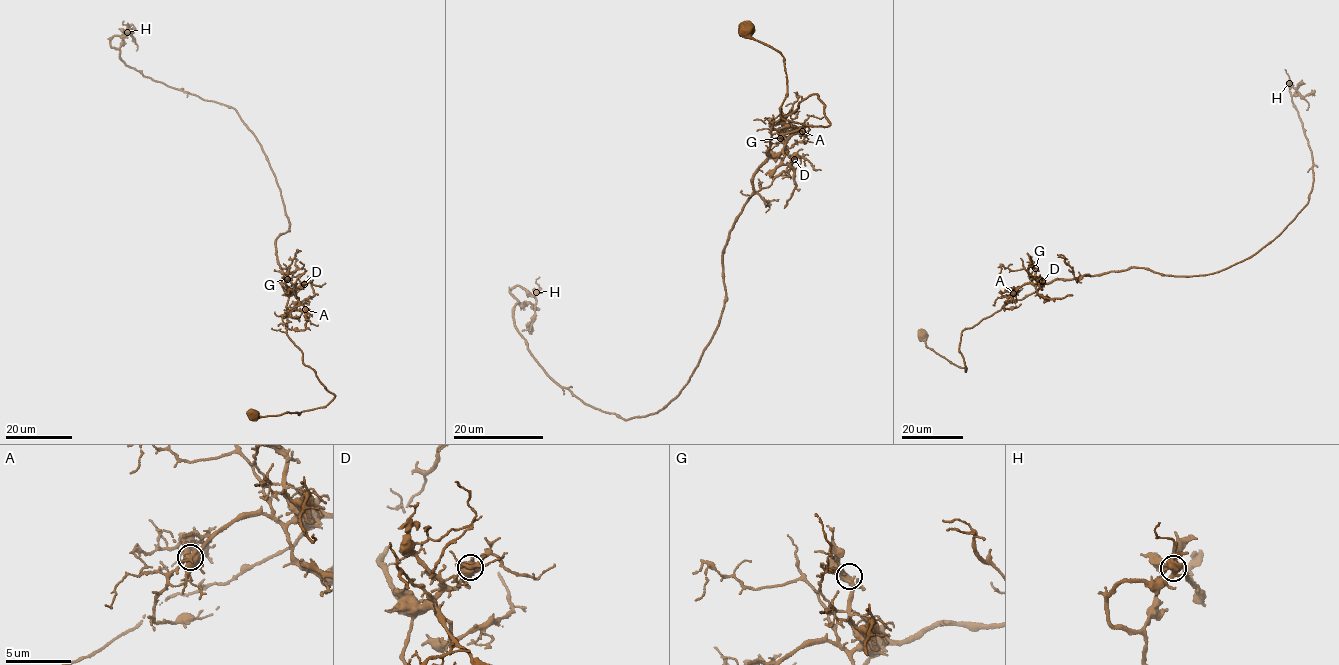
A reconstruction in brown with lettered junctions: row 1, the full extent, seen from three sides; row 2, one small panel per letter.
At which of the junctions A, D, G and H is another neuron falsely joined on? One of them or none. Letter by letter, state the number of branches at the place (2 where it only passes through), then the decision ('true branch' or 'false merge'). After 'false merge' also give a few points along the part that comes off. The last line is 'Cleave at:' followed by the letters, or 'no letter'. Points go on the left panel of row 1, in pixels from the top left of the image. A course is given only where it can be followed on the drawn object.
A: 6 branches meet; false merge; foreign part runs (305, 309), (304, 330), (289, 329), (285, 325)
D: 6 branches meet; true branch
G: 4 branches meet; true branch
H: 5 branches meet; true branch
Cleave at: A

